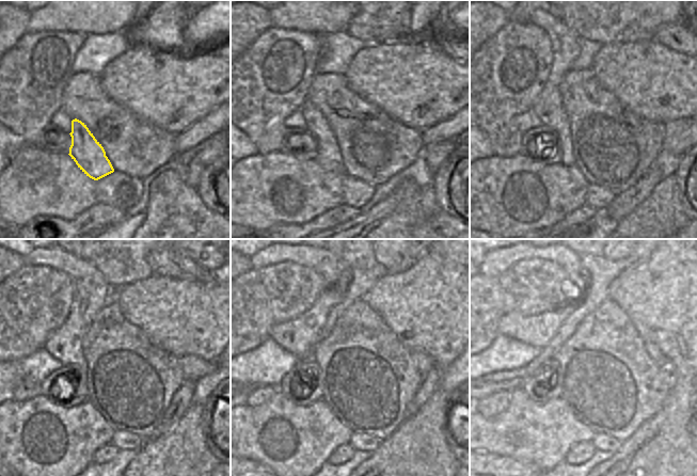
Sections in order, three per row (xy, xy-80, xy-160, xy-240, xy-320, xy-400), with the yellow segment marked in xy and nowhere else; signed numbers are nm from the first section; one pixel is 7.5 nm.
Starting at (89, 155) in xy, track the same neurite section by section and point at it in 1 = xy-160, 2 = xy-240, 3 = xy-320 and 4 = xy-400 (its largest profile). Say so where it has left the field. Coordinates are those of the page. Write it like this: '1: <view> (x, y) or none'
1: xy-160 (565, 47)
2: xy-240 (90, 287)
3: xy-320 (299, 336)
4: xy-400 (535, 330)

